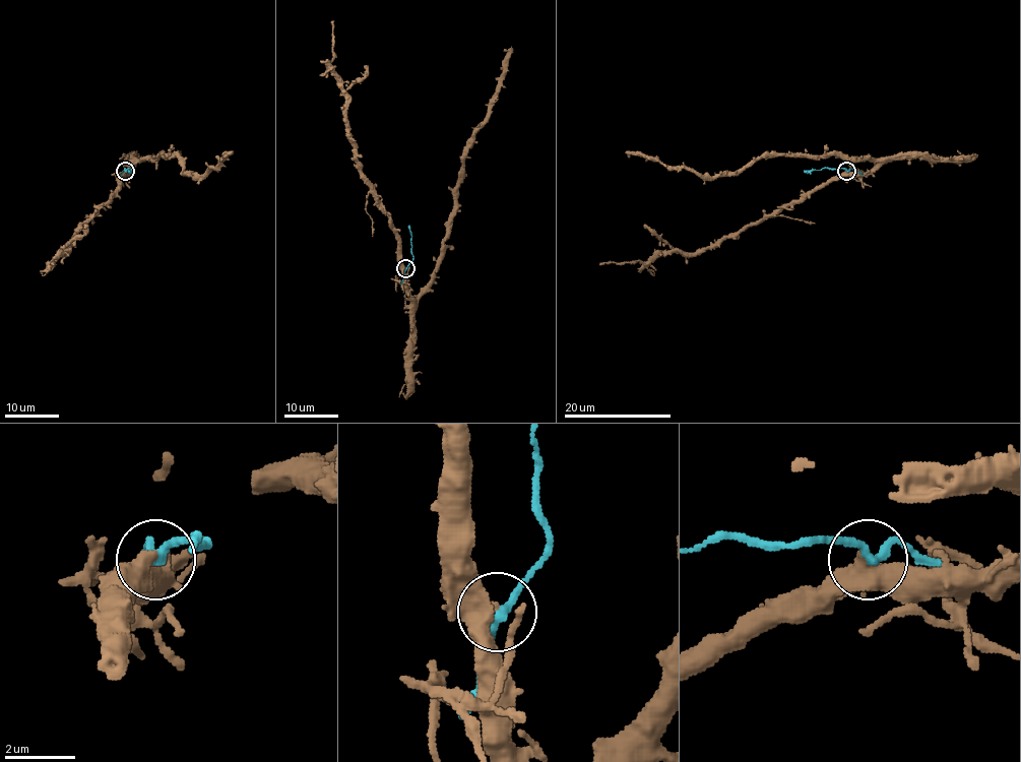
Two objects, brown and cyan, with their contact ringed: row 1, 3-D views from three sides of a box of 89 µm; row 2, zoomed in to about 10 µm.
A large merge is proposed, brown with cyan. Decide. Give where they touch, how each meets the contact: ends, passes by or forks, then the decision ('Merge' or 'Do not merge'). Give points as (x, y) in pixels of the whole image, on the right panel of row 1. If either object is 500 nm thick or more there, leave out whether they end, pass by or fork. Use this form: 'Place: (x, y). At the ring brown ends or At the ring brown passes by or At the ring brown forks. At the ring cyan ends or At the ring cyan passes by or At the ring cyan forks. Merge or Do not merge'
Place: (846, 171). At the ring brown passes by. At the ring cyan passes by. Do not merge

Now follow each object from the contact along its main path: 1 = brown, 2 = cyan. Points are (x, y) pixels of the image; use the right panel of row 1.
1: (847, 172), (868, 173), (874, 168), (873, 162), (832, 155), (764, 155), (736, 172), (702, 177), (625, 152)
2: (847, 172), (823, 168), (805, 173)

